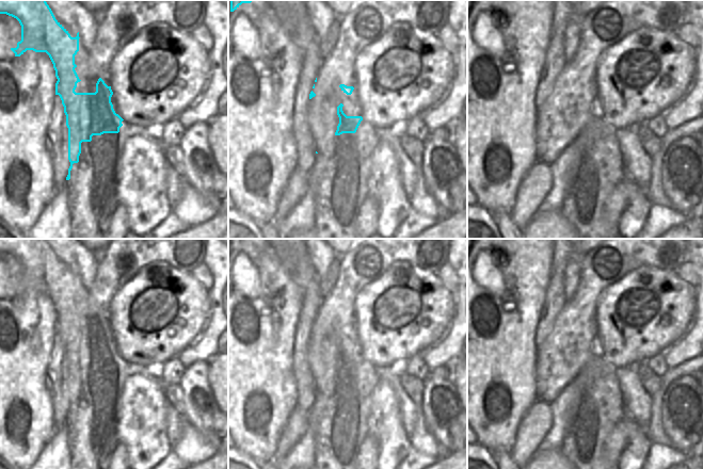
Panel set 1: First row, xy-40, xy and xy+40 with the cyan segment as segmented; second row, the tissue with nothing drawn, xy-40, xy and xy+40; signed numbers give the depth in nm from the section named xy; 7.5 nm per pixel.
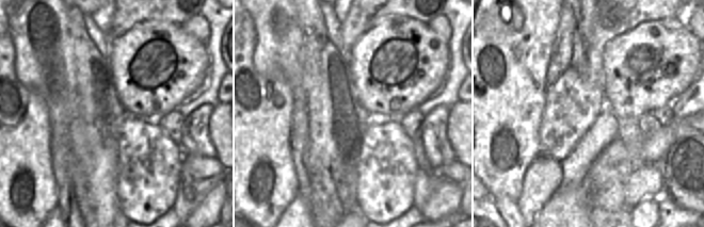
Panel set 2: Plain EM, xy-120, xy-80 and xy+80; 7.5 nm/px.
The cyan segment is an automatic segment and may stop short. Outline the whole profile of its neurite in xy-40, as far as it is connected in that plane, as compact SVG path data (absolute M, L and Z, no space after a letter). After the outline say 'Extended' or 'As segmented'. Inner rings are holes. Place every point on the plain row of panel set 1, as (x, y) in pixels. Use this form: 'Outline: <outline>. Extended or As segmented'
Outline: M0 239L0 253L16 257L21 264L21 279L11 287L15 295L27 289L46 291L58 318L59 334L68 367L68 399L70 405L66 419L70 418L74 402L79 401L81 382L91 381L93 374L118 372L124 359L115 352L111 336L113 330L99 317L95 331L76 331L79 318L75 307L75 294L79 290L79 271L71 276L55 258L46 239Z. As segmented.

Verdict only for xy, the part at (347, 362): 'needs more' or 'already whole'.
already whole

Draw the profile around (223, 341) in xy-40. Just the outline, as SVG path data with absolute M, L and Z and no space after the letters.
M226 329L218 341L218 350L220 353L228 353L228 329Z

